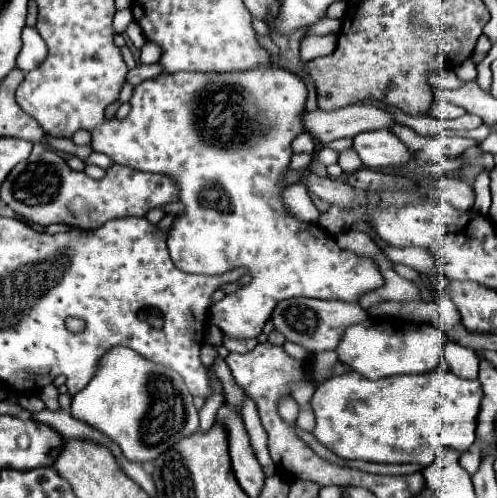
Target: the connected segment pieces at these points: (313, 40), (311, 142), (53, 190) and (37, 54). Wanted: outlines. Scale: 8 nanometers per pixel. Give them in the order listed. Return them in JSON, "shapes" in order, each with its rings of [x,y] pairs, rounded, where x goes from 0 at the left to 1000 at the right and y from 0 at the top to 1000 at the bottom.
{"shapes":[[[[658,68],[652,72],[620,72],[608,78],[614,96],[604,98],[606,118],[620,124],[644,112],[666,108],[678,88],[678,70]]],[[[602,271],[594,283],[590,283],[590,303],[594,307],[606,307],[606,303],[618,303],[618,307],[630,307],[634,299],[634,279],[626,279],[626,271]]],[[[74,287],[66,295],[58,319],[30,331],[30,339],[14,351],[2,376],[2,404],[14,408],[30,428],[62,440],[66,448],[127,448],[171,464],[195,460],[219,440],[235,436],[288,436],[300,420],[324,416],[356,400],[356,376],[332,351],[288,347],[264,335],[227,331],[223,339],[215,339],[215,351],[207,359],[191,363],[171,347],[143,343],[131,319],[123,319],[111,303],[87,295],[87,287]]],[[[50,54],[42,78],[46,78],[46,94],[34,114],[34,135],[54,147],[95,114],[95,94],[70,54]]]]}

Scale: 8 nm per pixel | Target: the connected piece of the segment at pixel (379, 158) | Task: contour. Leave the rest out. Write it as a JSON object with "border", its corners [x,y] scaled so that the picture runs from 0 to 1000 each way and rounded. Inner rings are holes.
{"border":[[[734,263],[710,279],[710,299],[742,339],[815,331],[831,311],[787,263]]]}

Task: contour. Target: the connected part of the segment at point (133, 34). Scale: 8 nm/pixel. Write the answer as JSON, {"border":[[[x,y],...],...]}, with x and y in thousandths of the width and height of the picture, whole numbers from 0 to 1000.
{"border":[[[264,42],[260,46],[260,54],[256,54],[256,74],[260,74],[260,82],[276,94],[276,98],[284,98],[288,94],[288,82],[292,82],[292,74],[288,74],[288,62],[284,62],[284,54],[280,54],[280,46],[272,46],[272,42]]]}

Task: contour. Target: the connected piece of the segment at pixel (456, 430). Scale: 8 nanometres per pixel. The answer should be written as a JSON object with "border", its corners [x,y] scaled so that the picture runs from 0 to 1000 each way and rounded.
{"border":[[[891,725],[883,745],[855,753],[787,753],[746,765],[714,745],[674,753],[646,769],[626,797],[626,821],[634,829],[630,878],[694,922],[726,922],[746,930],[839,930],[863,938],[891,898],[924,898],[944,906],[956,886],[956,849],[968,805],[968,769],[940,765],[911,753]]]}

